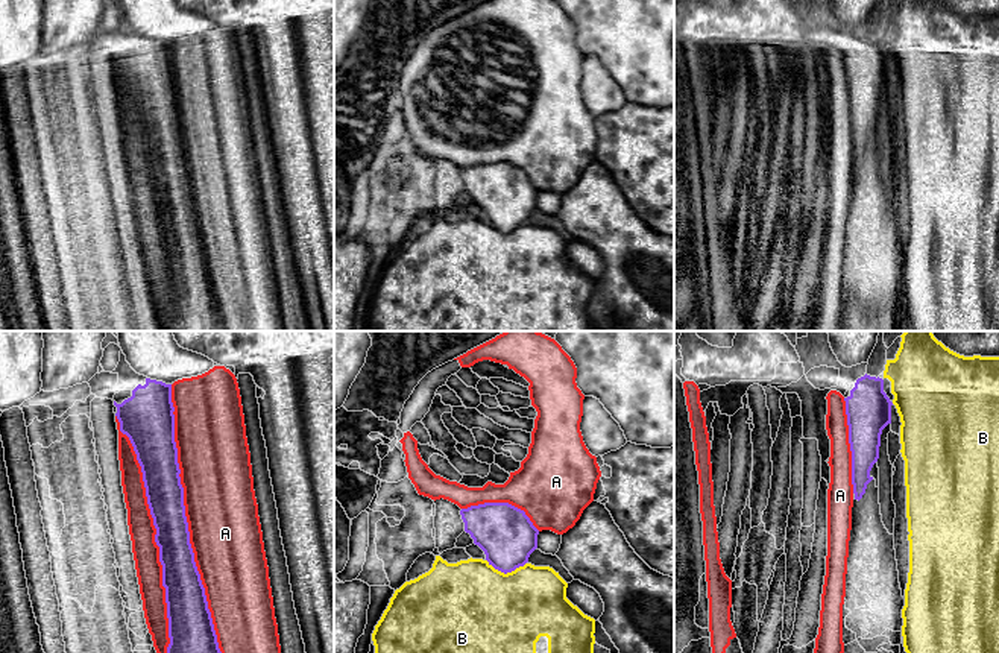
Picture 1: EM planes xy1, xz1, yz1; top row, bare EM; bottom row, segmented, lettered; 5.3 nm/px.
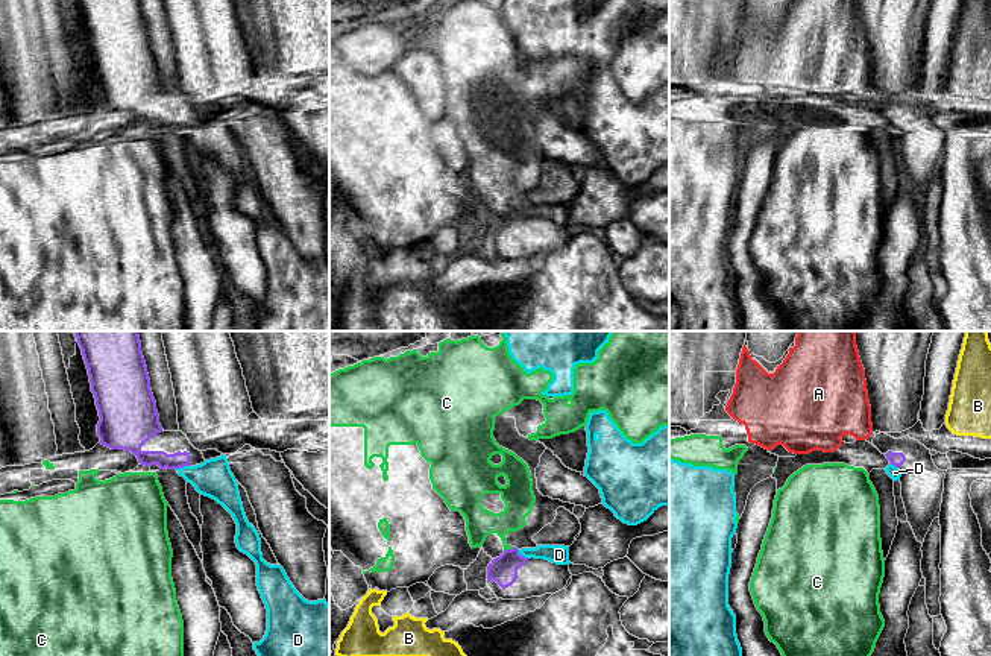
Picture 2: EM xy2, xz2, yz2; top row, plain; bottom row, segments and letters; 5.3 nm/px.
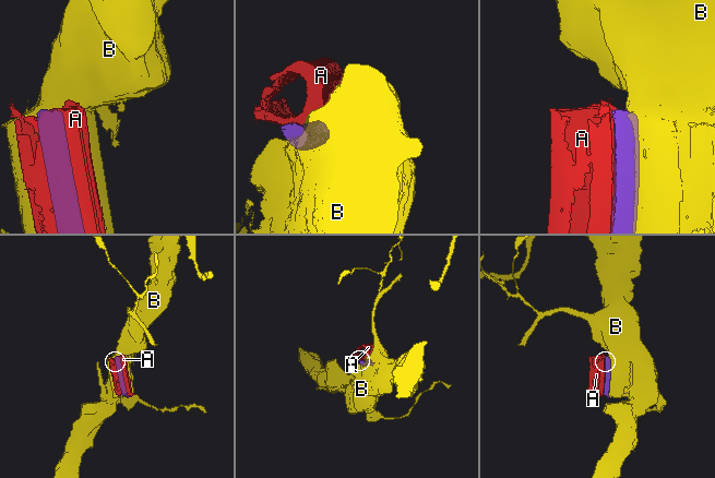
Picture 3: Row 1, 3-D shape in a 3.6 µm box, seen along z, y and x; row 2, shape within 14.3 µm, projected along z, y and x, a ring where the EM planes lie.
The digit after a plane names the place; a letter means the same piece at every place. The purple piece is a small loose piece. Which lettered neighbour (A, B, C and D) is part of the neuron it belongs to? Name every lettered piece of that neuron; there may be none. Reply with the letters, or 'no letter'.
no letter

